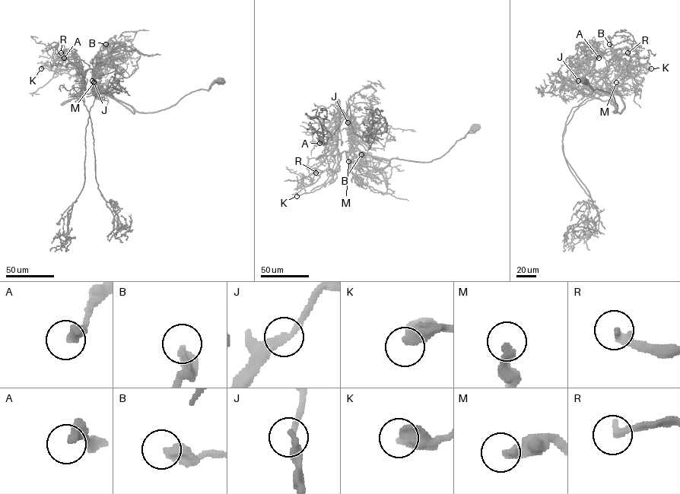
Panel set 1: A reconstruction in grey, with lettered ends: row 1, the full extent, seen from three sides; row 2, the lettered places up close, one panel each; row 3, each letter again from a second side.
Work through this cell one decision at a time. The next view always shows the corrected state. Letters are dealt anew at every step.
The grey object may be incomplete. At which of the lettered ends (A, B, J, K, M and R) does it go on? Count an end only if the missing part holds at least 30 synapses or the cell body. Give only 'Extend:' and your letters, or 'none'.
Extend: R

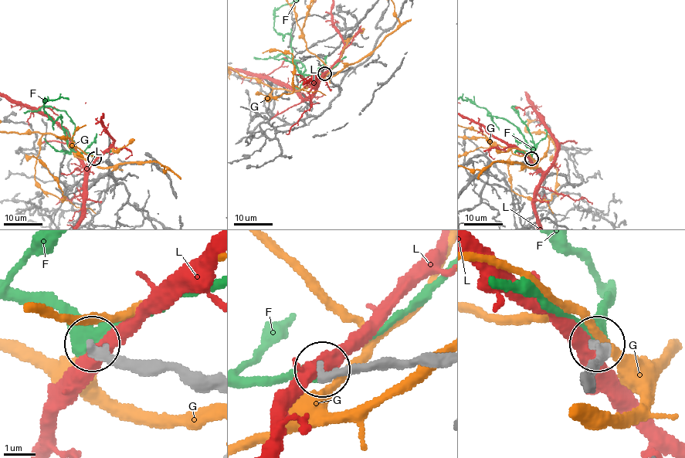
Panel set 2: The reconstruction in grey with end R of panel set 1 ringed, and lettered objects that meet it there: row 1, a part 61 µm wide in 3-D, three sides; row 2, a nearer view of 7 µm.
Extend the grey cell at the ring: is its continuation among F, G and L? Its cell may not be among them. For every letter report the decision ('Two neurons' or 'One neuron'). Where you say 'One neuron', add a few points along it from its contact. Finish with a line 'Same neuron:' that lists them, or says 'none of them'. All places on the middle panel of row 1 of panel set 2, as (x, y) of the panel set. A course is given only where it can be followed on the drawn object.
F: One neuron
G: Two neurons
L: Two neurons
Same neuron: F

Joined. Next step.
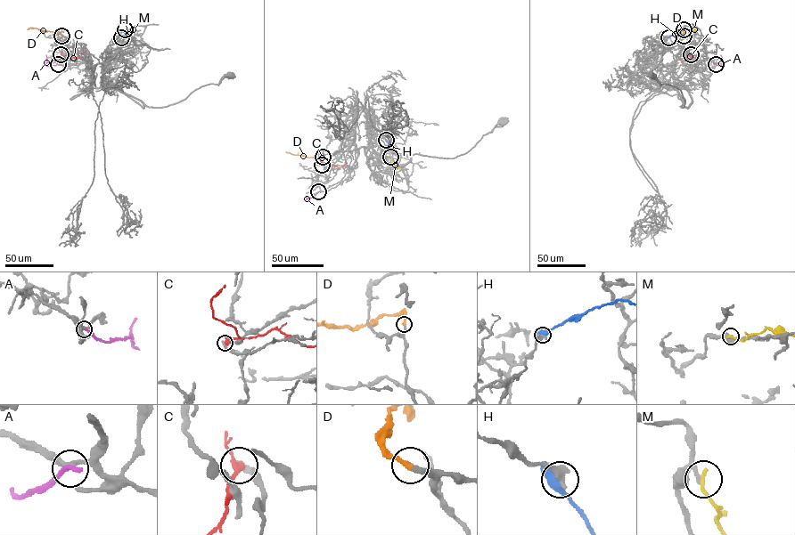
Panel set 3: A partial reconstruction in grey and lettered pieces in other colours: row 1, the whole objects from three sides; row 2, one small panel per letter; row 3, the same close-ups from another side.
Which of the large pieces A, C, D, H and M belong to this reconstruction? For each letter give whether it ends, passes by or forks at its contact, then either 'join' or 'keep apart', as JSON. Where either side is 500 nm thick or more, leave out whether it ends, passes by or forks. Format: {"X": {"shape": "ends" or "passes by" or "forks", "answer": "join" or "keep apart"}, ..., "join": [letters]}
{"A": {"shape": "ends", "answer": "keep apart"}, "C": {"shape": "passes by", "answer": "keep apart"}, "D": {"shape": "ends", "answer": "join"}, "H": {"answer": "keep apart"}, "M": {"shape": "ends", "answer": "keep apart"}, "join": ["D"]}

